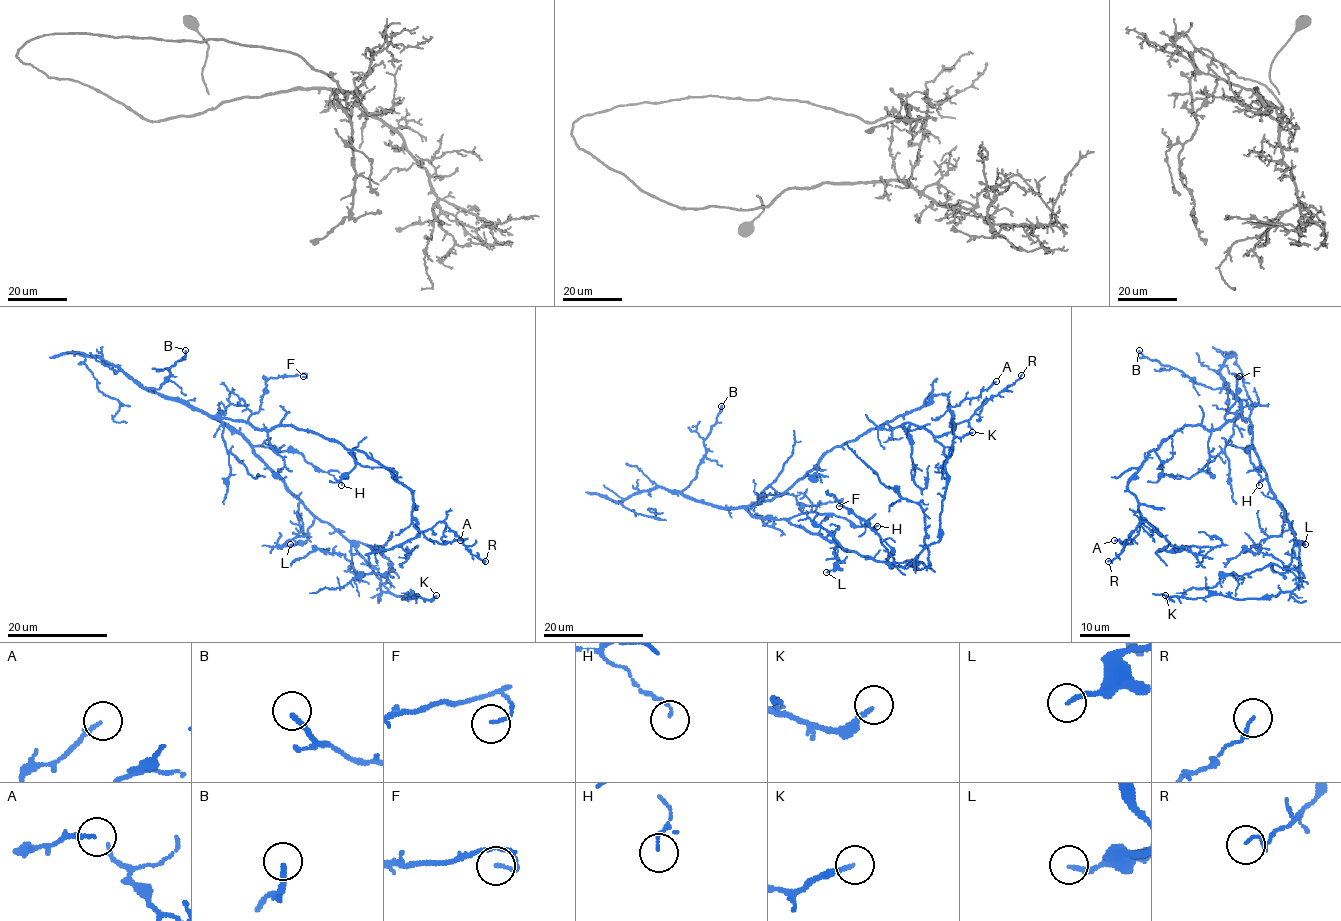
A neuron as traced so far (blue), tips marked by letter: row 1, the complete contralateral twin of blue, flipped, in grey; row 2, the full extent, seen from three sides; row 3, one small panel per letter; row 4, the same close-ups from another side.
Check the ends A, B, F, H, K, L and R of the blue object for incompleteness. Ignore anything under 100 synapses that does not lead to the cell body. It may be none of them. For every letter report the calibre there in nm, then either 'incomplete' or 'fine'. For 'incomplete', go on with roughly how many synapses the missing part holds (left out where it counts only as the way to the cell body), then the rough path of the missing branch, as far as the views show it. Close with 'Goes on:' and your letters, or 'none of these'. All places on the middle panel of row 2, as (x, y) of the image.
A: 160 nm thick; fine
B: 200 nm thick; incomplete; about 100 synapses; missing branch runs (721, 406), (725, 382), (731, 373), (735, 355), (724, 335), (705, 330), (685, 316), (691, 312)
F: 120 nm thick; fine
H: 100 nm thick; fine
K: 160 nm thick; fine
L: 180 nm thick; fine
R: 70 nm thick; fine
Goes on: B

